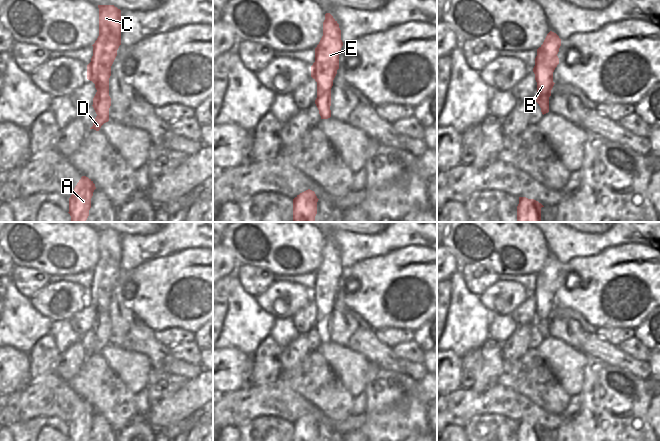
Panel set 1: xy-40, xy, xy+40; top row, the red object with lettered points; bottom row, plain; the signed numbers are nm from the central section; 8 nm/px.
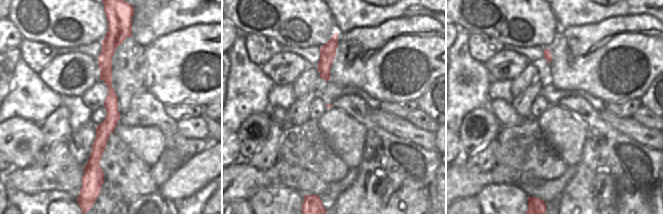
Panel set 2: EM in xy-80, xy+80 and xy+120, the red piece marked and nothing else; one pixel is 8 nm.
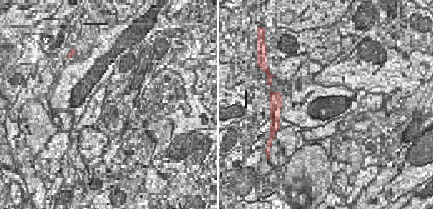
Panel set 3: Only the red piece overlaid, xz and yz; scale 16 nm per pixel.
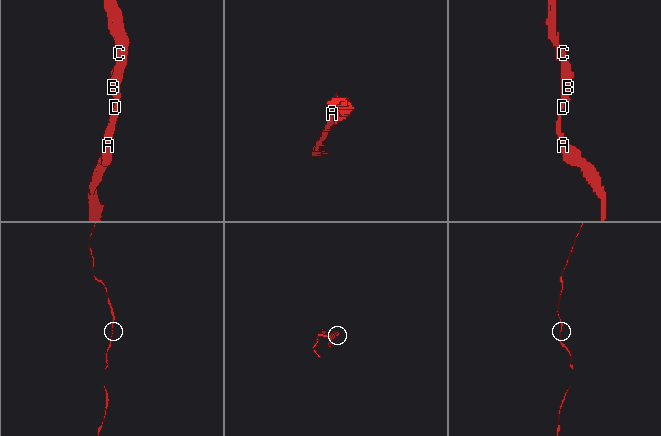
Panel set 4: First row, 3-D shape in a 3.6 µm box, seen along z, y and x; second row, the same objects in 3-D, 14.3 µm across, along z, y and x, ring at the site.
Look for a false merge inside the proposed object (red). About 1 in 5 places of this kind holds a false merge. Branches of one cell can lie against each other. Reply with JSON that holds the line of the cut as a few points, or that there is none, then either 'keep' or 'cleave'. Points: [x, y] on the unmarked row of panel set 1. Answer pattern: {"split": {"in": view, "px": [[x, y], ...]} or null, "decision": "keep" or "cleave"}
{"split": null, "decision": "keep"}

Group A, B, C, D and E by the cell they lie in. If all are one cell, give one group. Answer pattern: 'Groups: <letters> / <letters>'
Groups: A B C D E.

